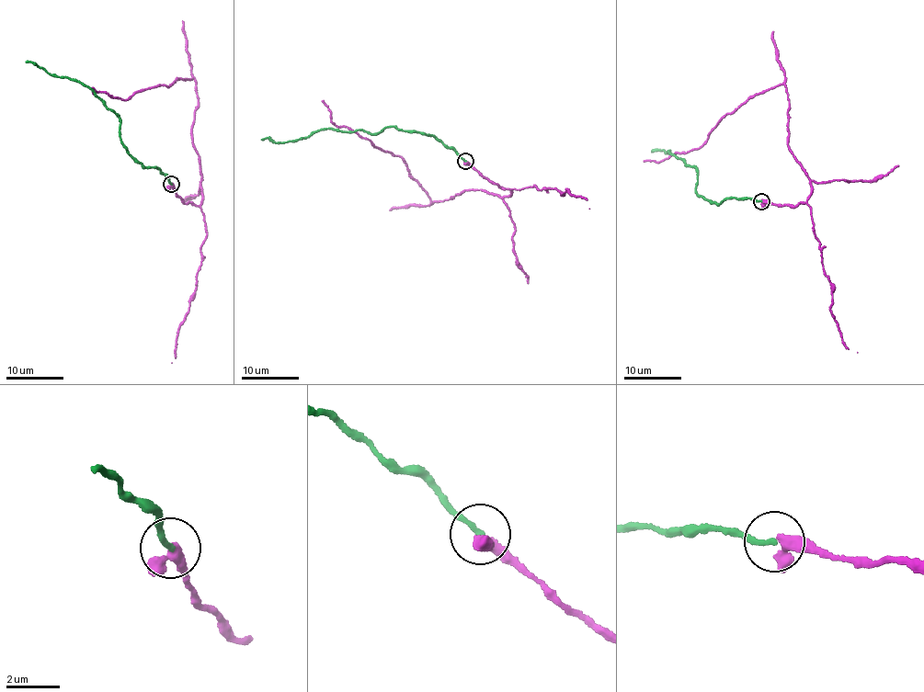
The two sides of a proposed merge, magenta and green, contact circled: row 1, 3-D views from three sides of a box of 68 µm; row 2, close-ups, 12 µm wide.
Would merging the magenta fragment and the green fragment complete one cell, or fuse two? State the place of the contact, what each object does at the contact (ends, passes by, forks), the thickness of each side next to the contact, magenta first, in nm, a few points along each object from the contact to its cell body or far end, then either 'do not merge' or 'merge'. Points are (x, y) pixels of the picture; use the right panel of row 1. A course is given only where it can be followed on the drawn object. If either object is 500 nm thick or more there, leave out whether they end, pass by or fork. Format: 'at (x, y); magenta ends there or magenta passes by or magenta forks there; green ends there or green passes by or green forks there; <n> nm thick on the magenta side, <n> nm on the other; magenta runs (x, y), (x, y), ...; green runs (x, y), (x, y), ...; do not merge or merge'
at (761, 201); magenta passes by; green ends there; 320 nm thick on the magenta side, 200 nm on the other; magenta runs (762, 201), (793, 207), (811, 192), (810, 179), (788, 146), (784, 83), (723, 116), (701, 147), (644, 162); green runs (760, 201), (732, 198), (712, 204), (698, 194), (698, 171), (686, 166), (667, 153), (669, 151), (652, 153); merge

